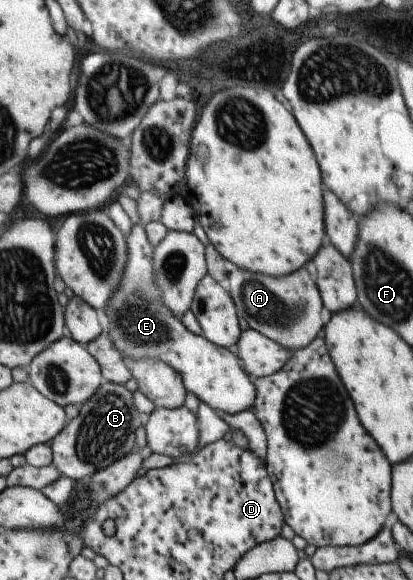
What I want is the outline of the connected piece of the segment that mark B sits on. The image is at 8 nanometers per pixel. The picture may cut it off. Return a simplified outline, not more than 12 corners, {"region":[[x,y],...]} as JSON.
{"region":[[105,381],[52,441],[84,481],[137,450],[142,414]]}

